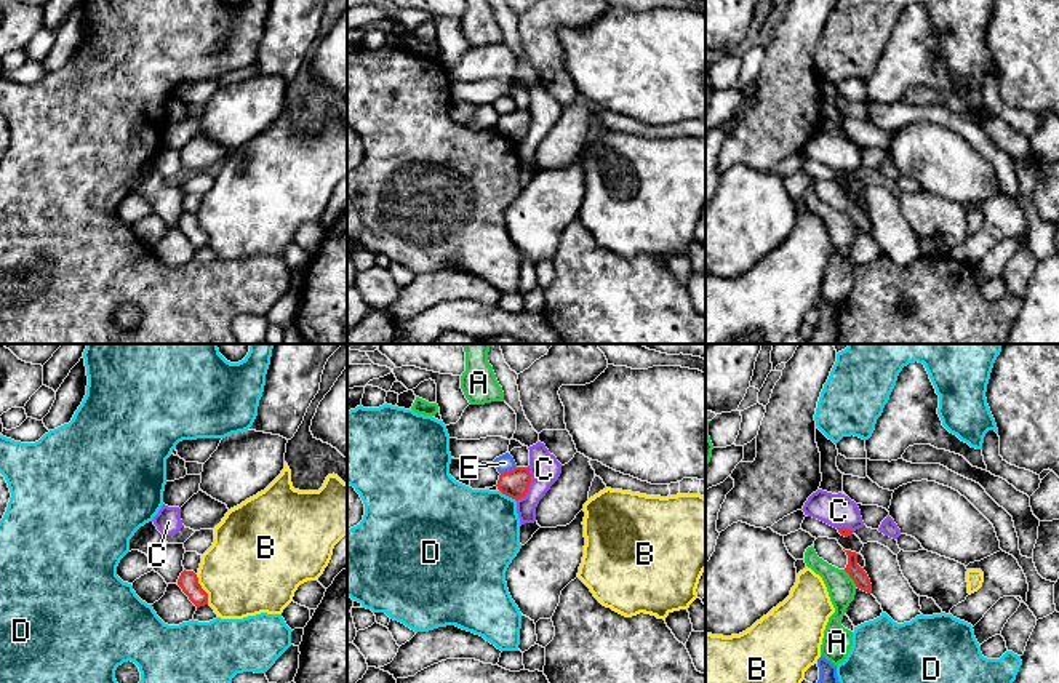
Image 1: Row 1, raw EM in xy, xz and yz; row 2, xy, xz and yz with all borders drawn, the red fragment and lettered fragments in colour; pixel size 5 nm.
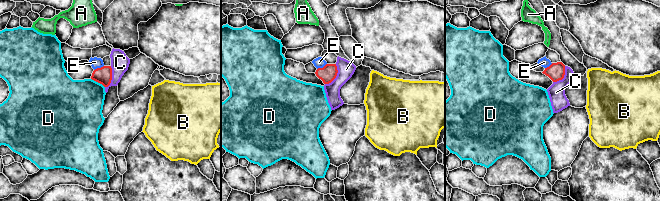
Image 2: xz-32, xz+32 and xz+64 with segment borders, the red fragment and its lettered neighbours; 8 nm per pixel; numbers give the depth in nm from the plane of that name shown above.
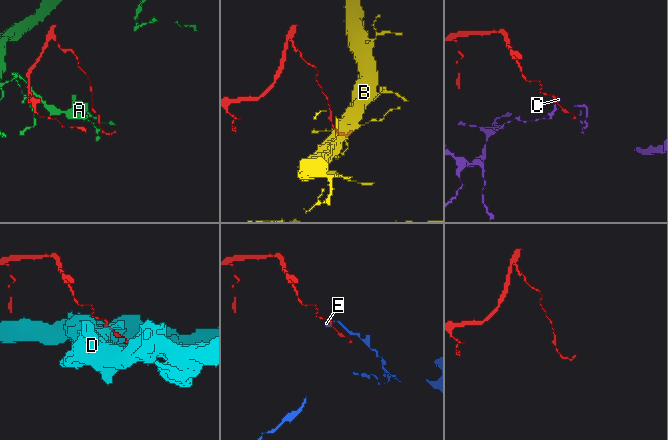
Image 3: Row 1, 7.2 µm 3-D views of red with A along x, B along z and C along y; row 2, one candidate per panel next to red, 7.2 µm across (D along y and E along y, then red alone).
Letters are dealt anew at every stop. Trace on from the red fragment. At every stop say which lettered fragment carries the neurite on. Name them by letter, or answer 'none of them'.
none of them

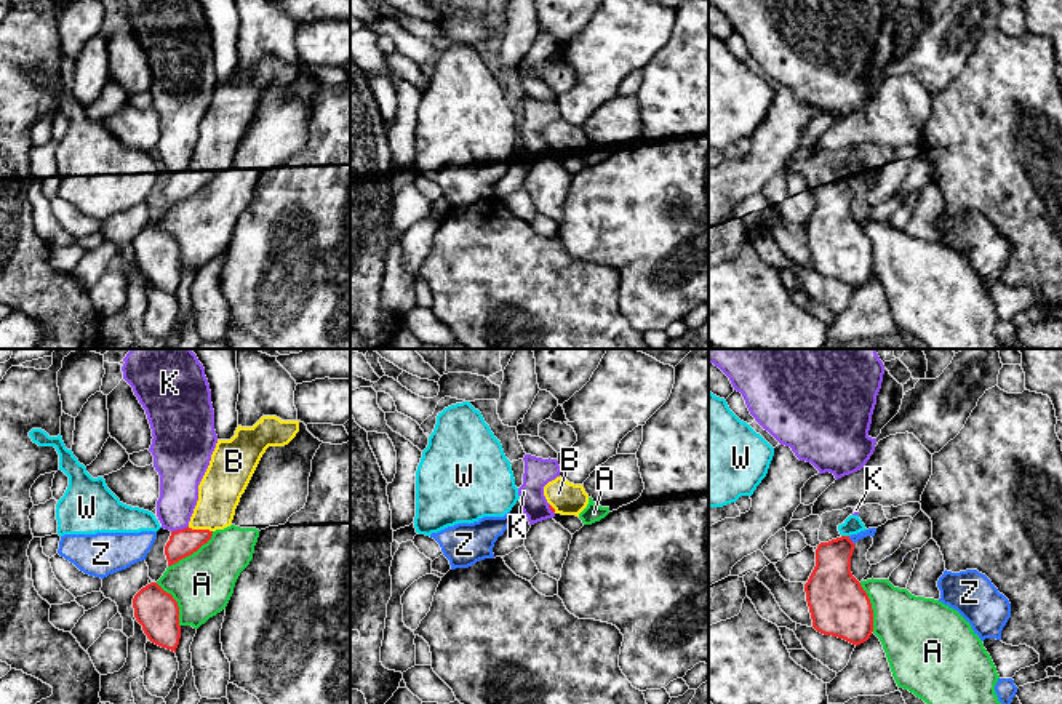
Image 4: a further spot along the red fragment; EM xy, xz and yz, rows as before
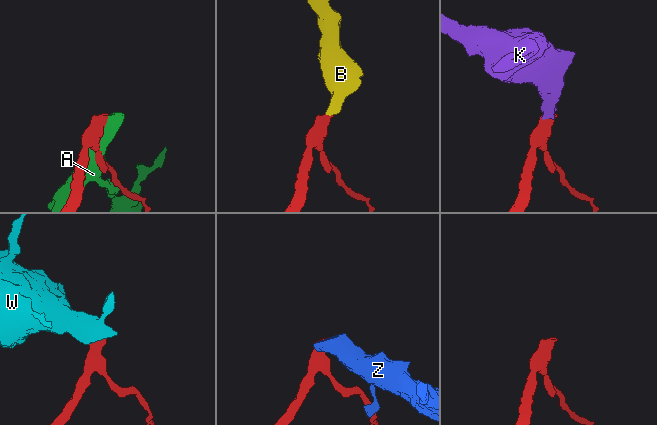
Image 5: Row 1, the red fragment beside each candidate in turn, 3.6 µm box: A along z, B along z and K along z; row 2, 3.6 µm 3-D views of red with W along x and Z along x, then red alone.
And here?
B

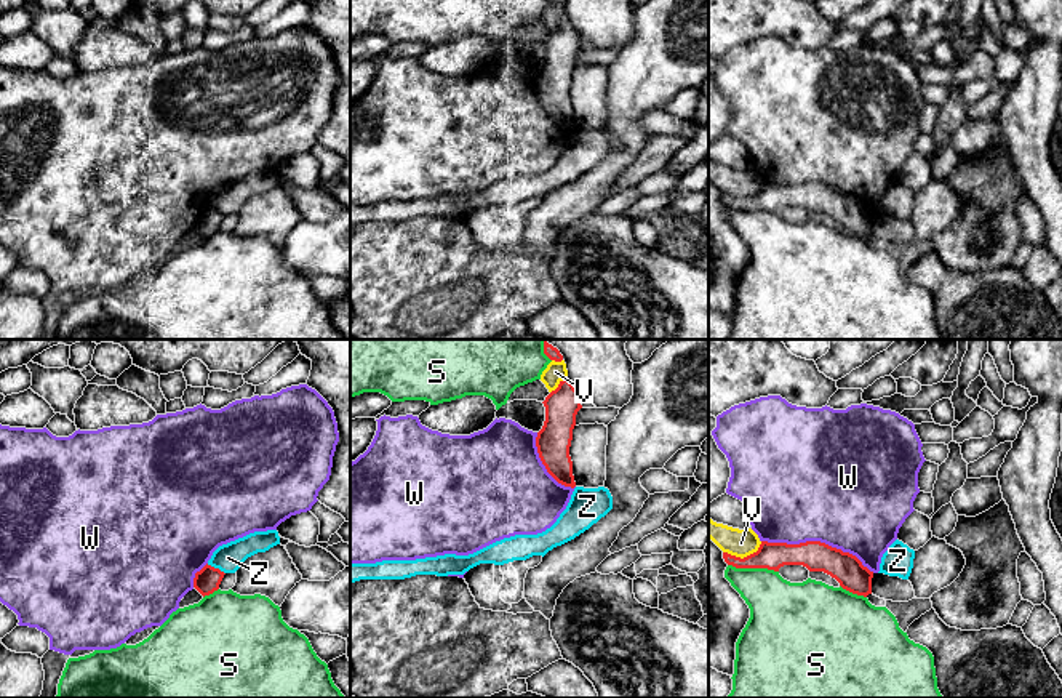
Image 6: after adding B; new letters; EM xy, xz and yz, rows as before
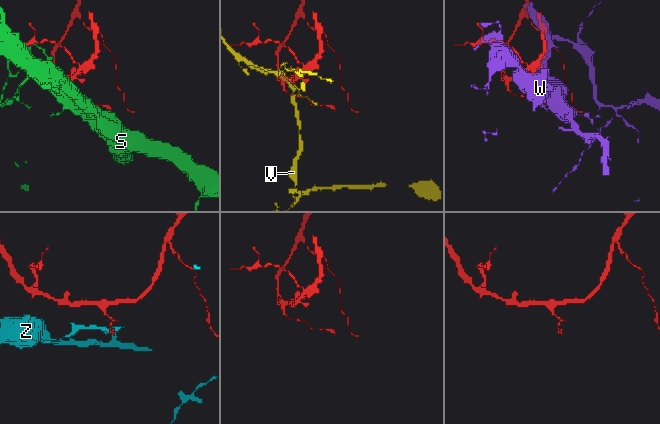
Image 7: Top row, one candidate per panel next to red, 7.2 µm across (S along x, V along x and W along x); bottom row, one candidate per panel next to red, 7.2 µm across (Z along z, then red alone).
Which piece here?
none of them

